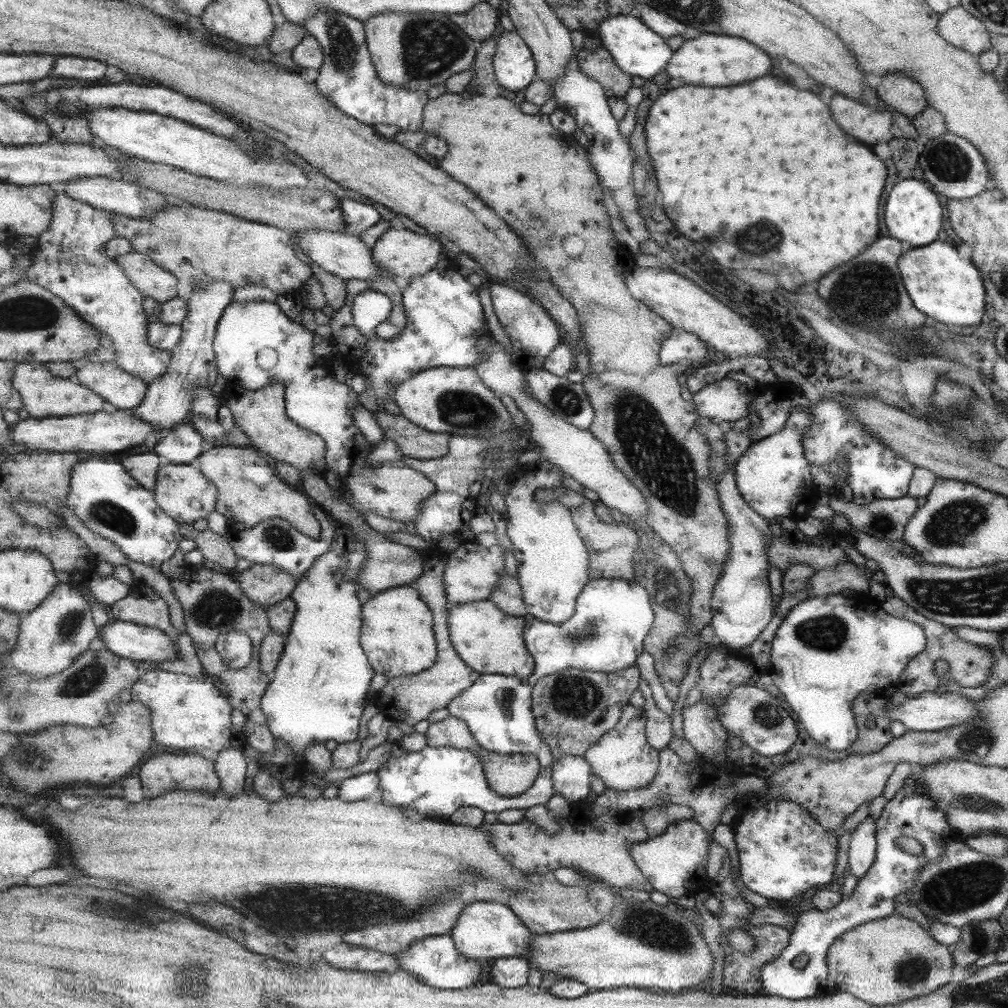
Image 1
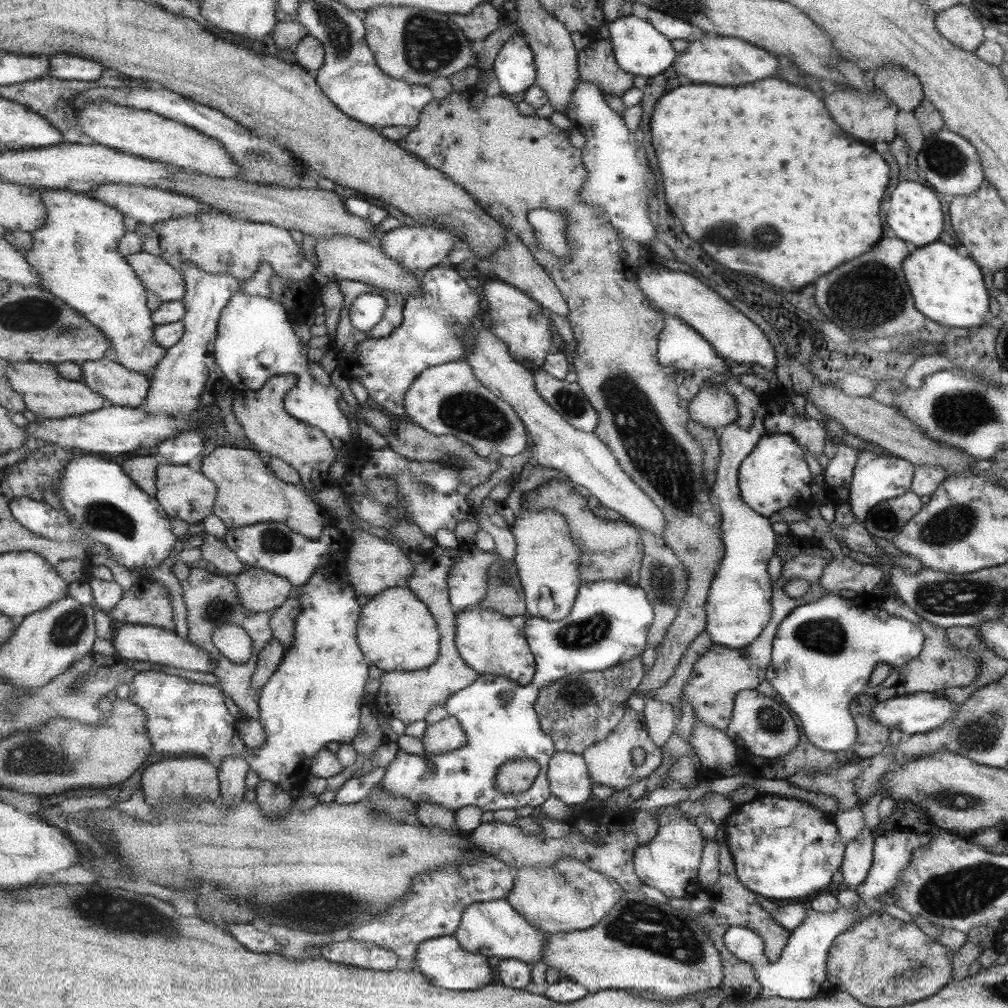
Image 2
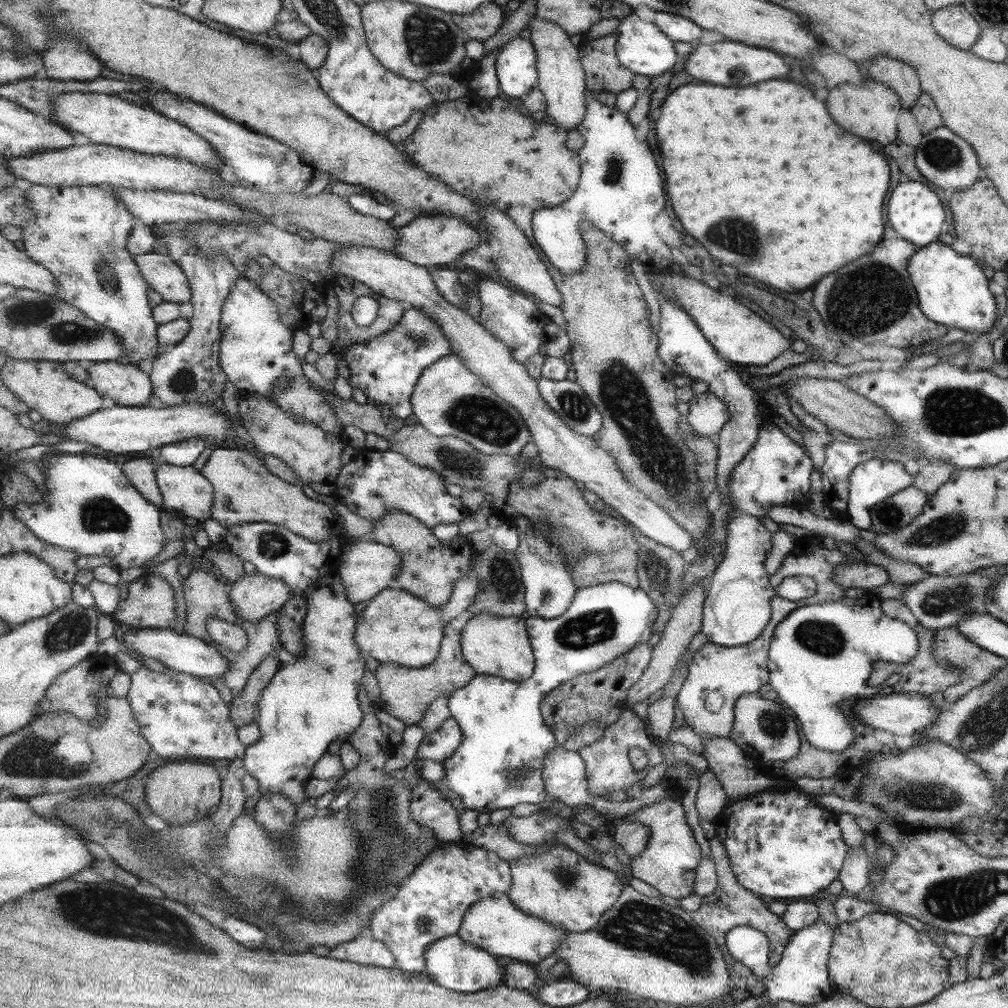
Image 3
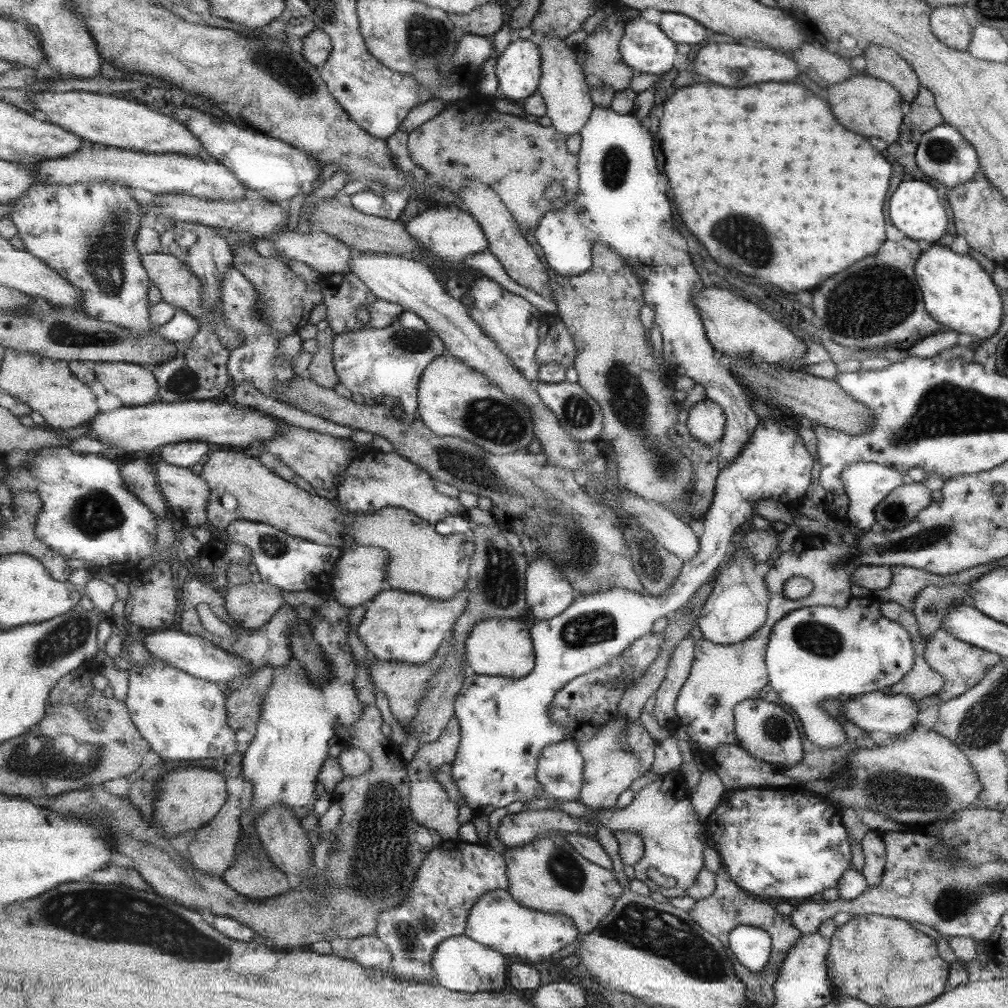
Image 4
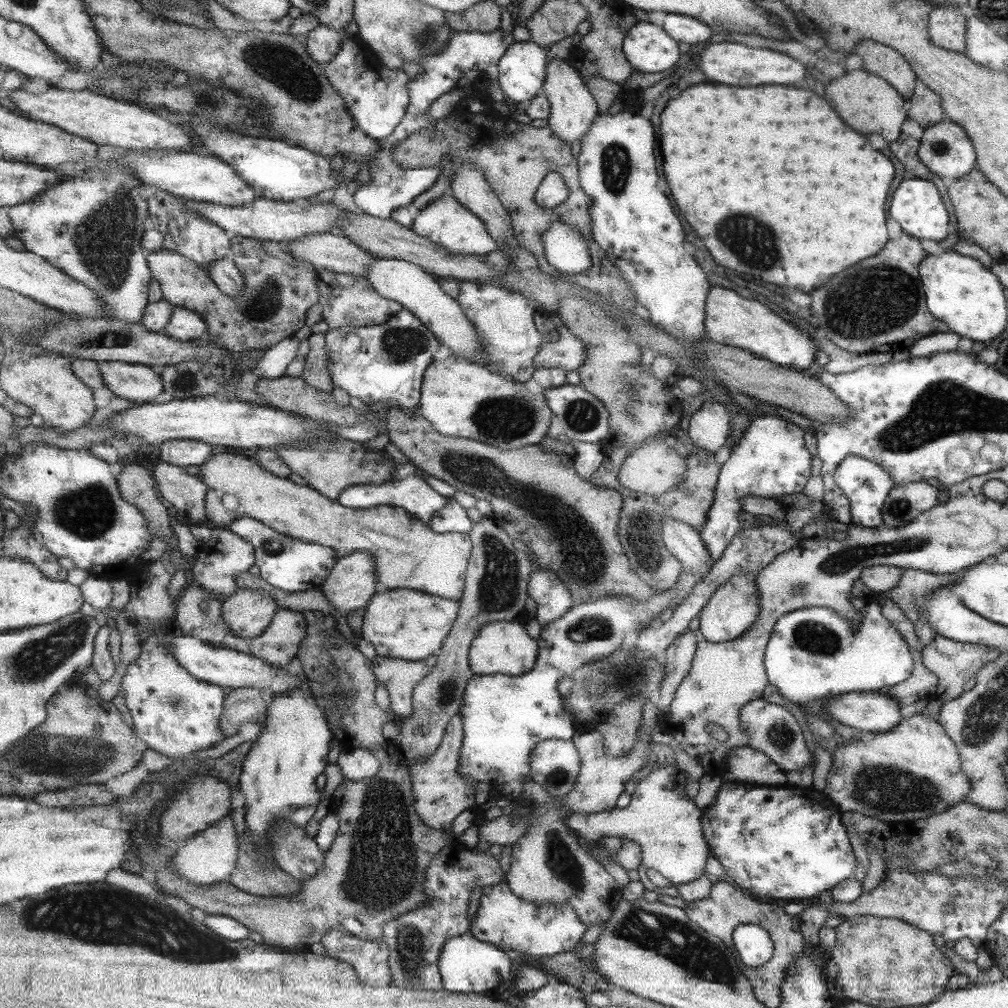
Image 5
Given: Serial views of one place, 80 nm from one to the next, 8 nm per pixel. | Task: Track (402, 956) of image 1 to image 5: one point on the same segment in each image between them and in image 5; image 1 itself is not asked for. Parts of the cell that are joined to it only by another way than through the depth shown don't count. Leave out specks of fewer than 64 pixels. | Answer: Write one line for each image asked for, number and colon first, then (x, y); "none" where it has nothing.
2: (442, 959)
3: (454, 963)
4: (461, 964)
5: (468, 965)

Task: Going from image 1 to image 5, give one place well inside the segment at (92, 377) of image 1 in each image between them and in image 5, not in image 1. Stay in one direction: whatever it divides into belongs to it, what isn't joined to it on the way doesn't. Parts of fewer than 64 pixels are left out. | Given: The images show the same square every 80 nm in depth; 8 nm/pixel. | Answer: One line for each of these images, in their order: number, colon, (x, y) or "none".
2: (123, 387)
3: (127, 385)
4: (134, 385)
5: (137, 383)

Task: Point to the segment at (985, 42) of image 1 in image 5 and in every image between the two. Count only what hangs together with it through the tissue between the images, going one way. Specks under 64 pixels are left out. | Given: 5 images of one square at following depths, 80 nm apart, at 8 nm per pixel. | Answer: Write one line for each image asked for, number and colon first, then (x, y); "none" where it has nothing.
2: (958, 24)
3: (956, 26)
4: (950, 26)
5: (946, 25)

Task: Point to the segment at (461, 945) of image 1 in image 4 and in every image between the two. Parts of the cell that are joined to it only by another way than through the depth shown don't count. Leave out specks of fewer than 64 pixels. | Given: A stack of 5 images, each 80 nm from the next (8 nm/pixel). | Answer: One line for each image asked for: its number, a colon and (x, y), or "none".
2: (494, 928)
3: (494, 924)
4: (497, 919)

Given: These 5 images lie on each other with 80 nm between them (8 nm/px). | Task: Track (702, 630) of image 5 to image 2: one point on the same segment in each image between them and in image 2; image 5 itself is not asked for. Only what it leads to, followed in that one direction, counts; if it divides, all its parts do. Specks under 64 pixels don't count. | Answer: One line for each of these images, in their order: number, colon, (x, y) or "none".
2: (738, 607)
3: (737, 607)
4: (737, 606)

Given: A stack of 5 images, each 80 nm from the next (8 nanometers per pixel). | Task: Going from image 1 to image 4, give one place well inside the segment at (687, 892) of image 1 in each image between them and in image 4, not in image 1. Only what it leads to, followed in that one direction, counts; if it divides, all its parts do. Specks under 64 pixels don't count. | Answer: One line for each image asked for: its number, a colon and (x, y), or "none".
2: (669, 862)
3: (668, 862)
4: (673, 838)

